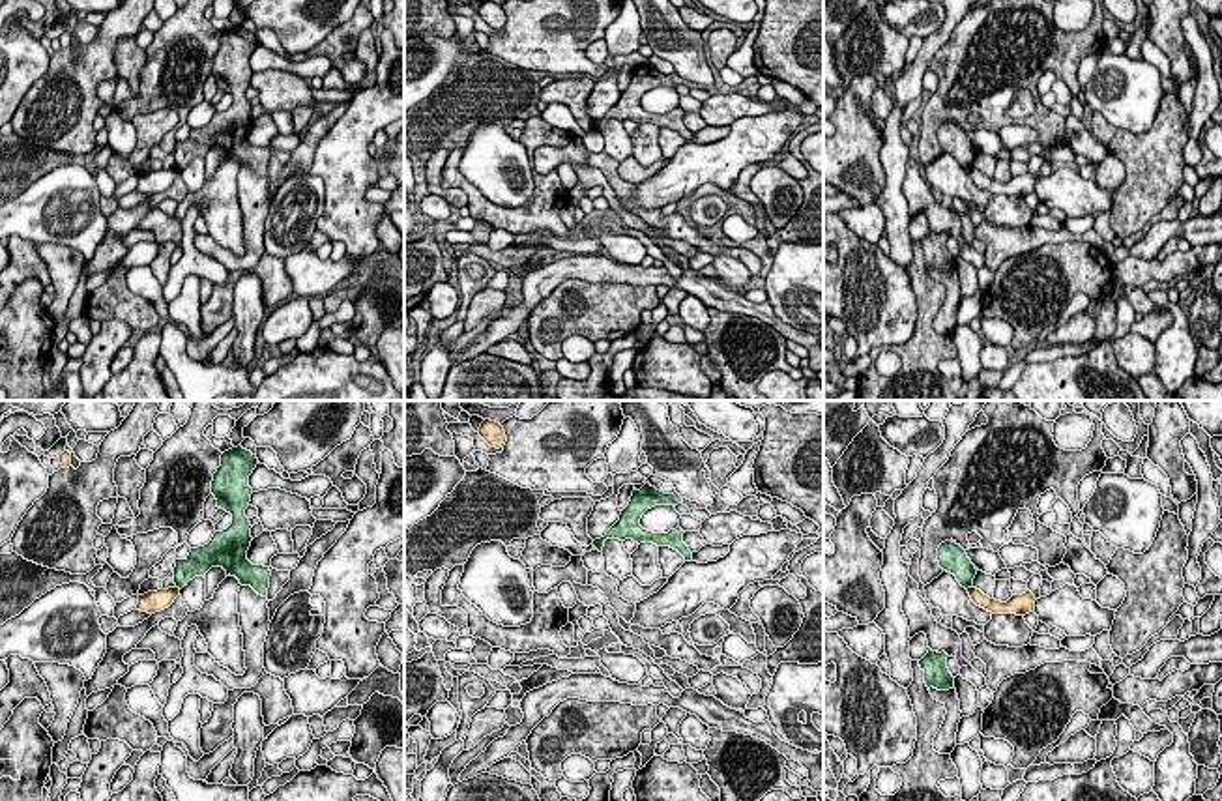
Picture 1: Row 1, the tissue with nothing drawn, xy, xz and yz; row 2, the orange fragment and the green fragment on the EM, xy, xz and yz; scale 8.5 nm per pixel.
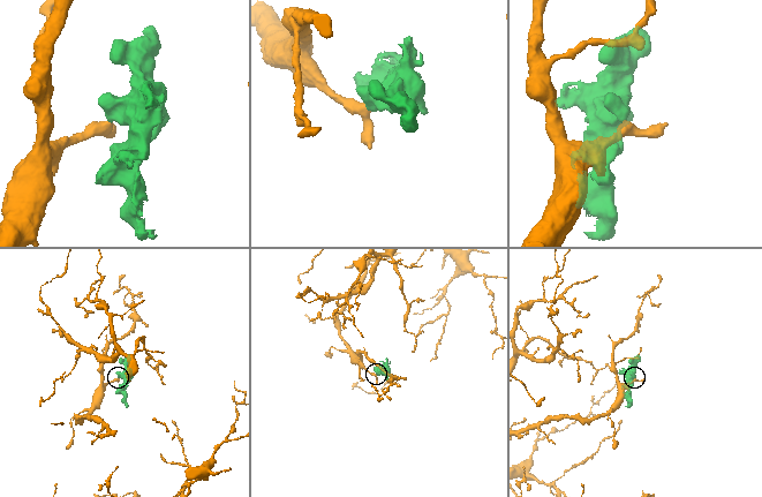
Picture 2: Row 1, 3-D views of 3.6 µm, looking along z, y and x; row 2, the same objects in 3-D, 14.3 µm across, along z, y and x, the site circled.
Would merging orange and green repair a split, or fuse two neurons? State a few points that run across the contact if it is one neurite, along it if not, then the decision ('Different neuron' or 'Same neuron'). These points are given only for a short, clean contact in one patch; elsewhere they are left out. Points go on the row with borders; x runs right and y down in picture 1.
Line: yz (972, 584), (966, 588). Different neuron

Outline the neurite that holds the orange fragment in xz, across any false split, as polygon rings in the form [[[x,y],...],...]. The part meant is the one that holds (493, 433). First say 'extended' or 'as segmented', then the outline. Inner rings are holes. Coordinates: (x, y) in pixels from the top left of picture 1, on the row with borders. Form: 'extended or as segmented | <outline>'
as segmented | [[[485,419],[479,427],[479,436],[490,445],[490,447],[503,447],[507,442],[505,430],[500,423]]]

